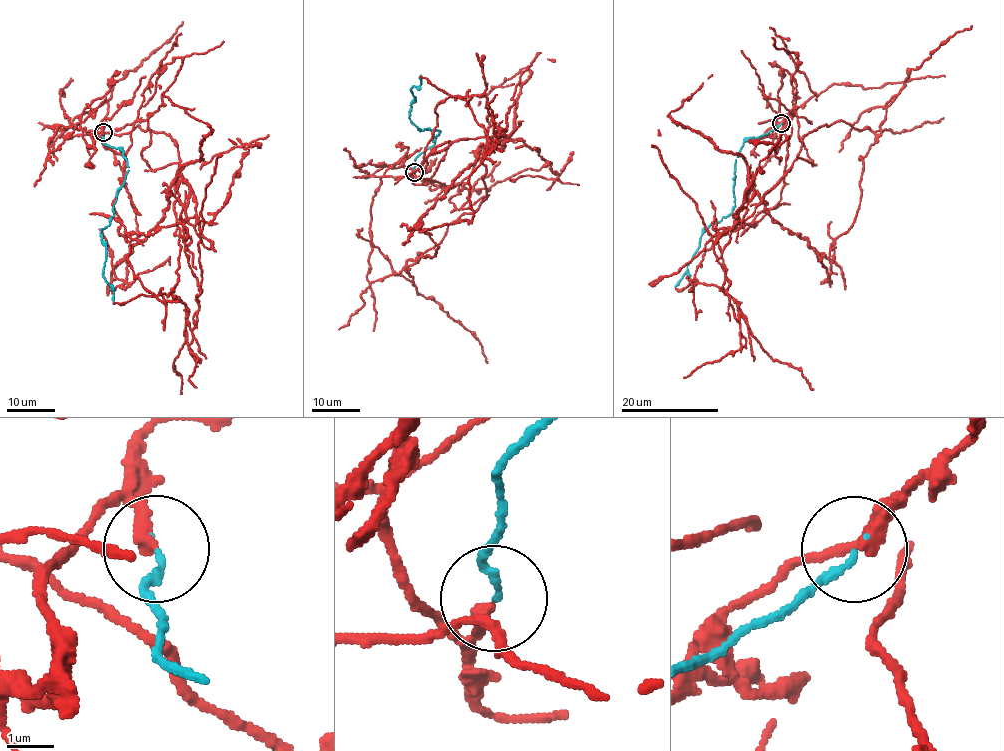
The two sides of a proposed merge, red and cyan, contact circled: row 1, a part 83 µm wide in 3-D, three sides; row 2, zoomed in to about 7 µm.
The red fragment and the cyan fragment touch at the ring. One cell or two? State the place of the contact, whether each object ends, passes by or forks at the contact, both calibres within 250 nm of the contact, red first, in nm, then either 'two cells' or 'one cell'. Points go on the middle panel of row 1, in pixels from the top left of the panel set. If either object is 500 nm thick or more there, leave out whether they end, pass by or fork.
at (414, 172); red ends there; cyan ends there; 320 nm thick on the red side, 140 nm on the other; two cells

